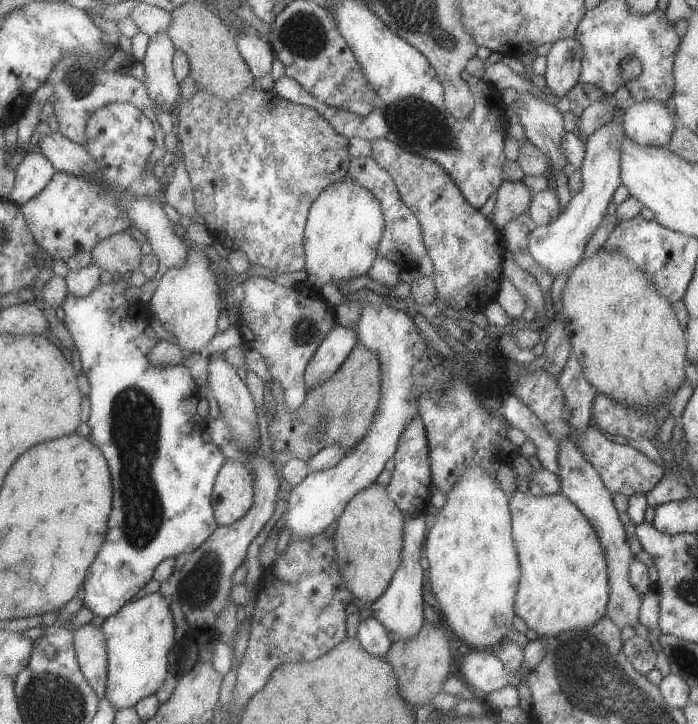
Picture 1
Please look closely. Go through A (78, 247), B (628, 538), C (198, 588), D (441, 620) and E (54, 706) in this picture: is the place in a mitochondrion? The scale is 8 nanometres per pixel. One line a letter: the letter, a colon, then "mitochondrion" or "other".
A: other
B: other
C: mitochondrion
D: other
E: mitochondrion

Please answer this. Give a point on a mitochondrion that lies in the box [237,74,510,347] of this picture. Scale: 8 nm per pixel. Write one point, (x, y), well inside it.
(415, 123)

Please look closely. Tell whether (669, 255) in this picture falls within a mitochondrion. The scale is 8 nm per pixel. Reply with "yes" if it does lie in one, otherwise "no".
no

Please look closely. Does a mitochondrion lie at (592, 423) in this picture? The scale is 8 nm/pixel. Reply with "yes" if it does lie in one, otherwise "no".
no

